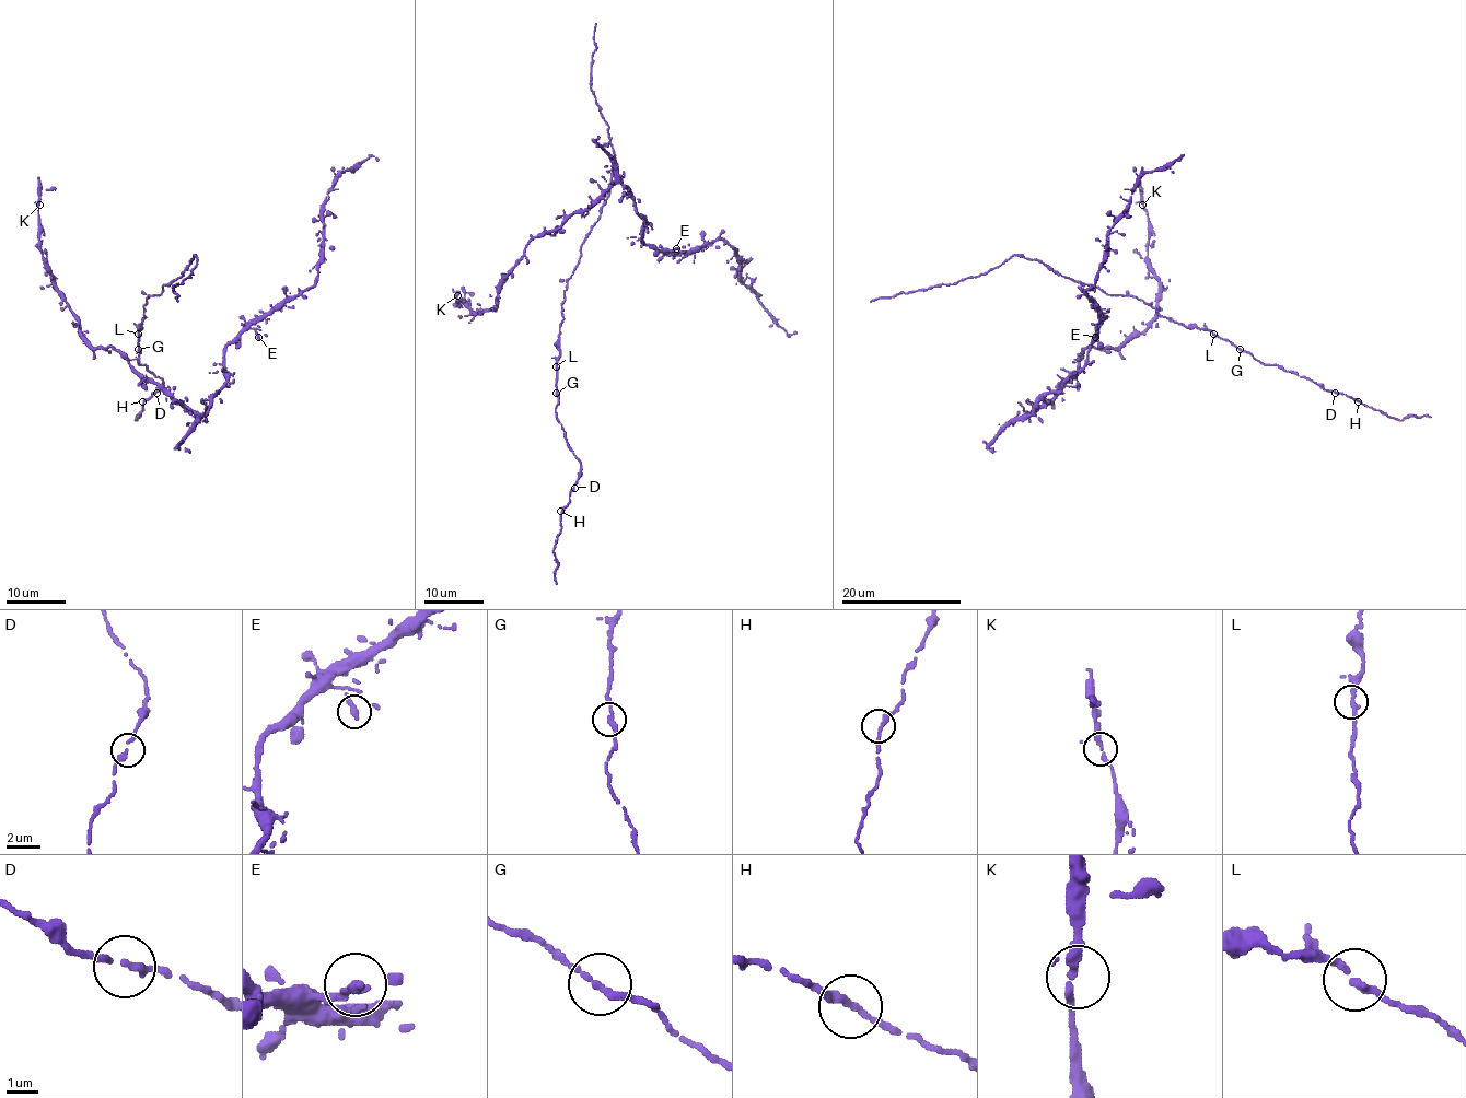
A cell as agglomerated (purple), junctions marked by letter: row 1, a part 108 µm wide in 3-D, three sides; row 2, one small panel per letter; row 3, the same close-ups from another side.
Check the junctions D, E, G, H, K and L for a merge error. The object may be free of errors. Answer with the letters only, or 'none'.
none

